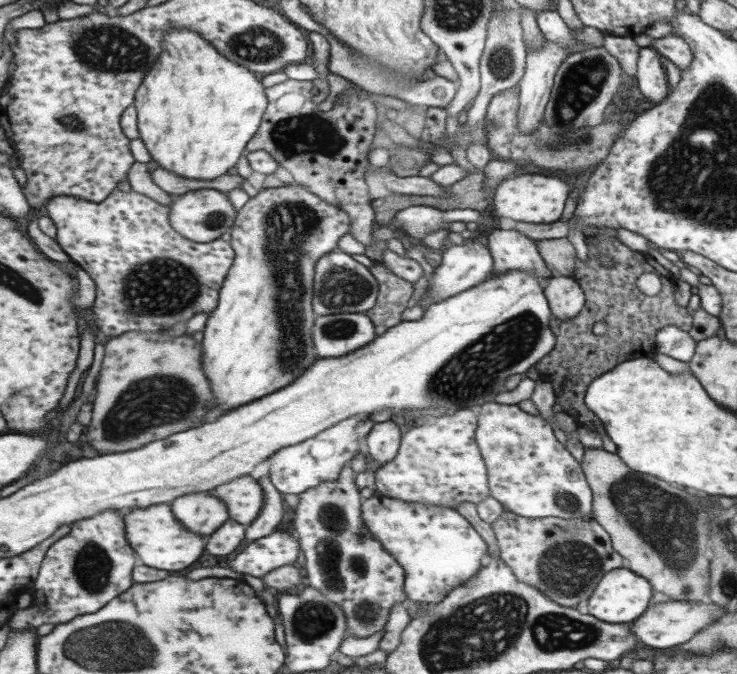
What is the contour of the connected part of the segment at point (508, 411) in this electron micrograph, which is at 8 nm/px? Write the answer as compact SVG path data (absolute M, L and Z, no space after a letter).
M486 402L480 406L479 415L476 417L474 439L486 468L490 497L498 499L509 512L533 519L577 518L592 512L592 490L587 488L588 482L583 478L584 472L581 472L573 456L569 456L569 452L555 440L551 426L545 424L540 416L525 414L517 405Z

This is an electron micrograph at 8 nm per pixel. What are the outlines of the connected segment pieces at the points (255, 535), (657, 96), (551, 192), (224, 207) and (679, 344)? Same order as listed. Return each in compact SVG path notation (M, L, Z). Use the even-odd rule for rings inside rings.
M270 472L258 481L262 483L263 490L265 490L266 504L263 505L261 514L247 526L246 539L251 542L273 534L277 526L281 524L287 509L283 500L284 493L273 484Z
M651 47L639 48L636 64L635 82L643 98L654 106L665 102L665 98L670 93L670 87L666 70L659 61L658 51Z
M537 173L522 174L503 179L493 190L492 204L497 218L511 218L517 222L531 224L549 224L560 220L563 202L567 200L569 190L567 184L555 178L537 176Z
M217 189L191 190L183 194L171 205L171 224L185 238L195 242L206 243L220 239L225 232L235 226L238 211L230 201L228 193Z
M673 325L664 326L655 337L655 347L659 354L665 354L681 362L688 362L693 356L695 340L687 331Z

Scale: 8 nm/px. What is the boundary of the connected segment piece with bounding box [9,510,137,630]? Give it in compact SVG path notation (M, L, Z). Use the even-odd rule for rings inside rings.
M106 510L95 517L71 524L69 534L60 534L53 547L47 552L34 587L34 603L30 610L18 610L9 623L14 630L35 629L45 624L65 624L74 621L83 614L94 614L109 602L127 592L133 586L133 570L137 566L137 554L125 538L124 518L117 510Z

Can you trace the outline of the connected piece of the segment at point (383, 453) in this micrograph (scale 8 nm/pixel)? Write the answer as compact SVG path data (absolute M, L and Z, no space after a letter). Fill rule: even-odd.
M393 422L374 423L366 434L369 456L381 465L388 463L398 451L401 437Z

